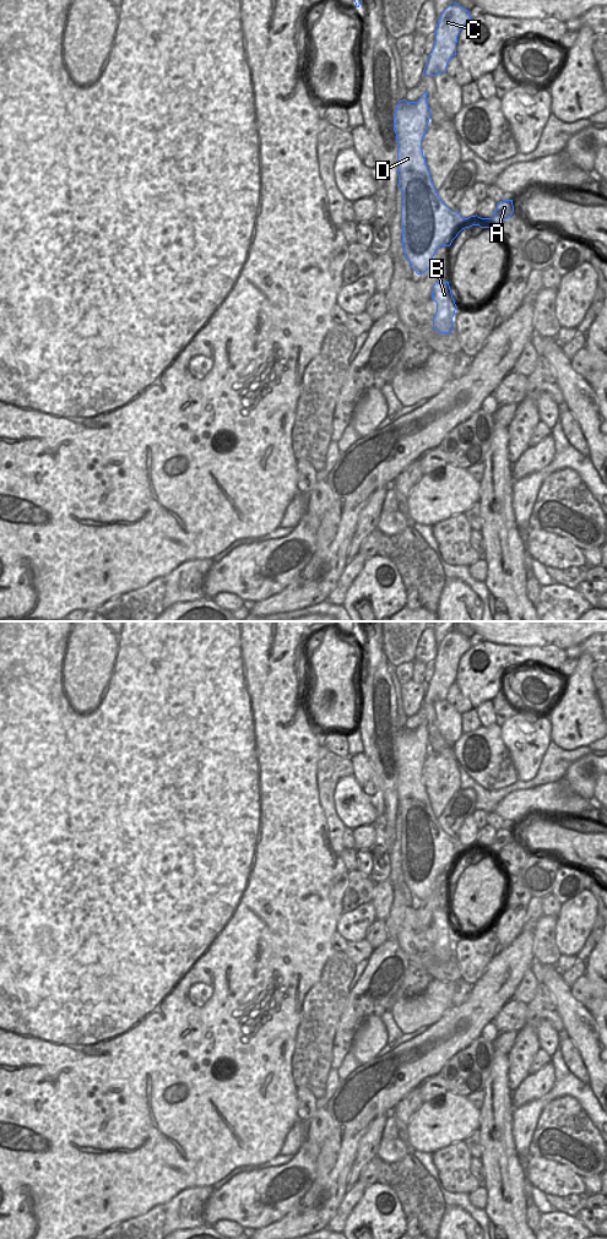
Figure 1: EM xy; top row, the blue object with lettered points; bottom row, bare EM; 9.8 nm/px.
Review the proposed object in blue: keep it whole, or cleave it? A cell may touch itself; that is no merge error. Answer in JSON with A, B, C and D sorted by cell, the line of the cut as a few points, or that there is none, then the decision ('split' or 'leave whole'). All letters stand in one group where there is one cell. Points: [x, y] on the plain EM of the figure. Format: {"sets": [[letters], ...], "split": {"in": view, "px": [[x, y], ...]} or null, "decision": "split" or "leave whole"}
{"sets": [["A", "B", "D"], ["C"]], "split": {"in": "xy", "px": [[419, 726], [426, 728]]}, "decision": "split"}

